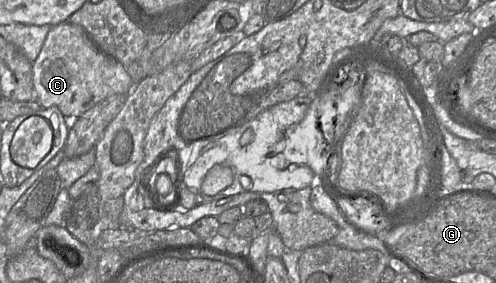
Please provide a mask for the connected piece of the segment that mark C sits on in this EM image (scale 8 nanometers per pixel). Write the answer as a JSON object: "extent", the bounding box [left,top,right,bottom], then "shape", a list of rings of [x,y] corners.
{"extent":[32,22,134,120],"shape":[[[68,22],[51,27],[38,57],[32,62],[32,81],[40,106],[58,111],[63,117],[71,120],[80,117],[98,102],[112,95],[128,95],[134,87],[132,78],[119,61],[104,54],[81,26]]]}

